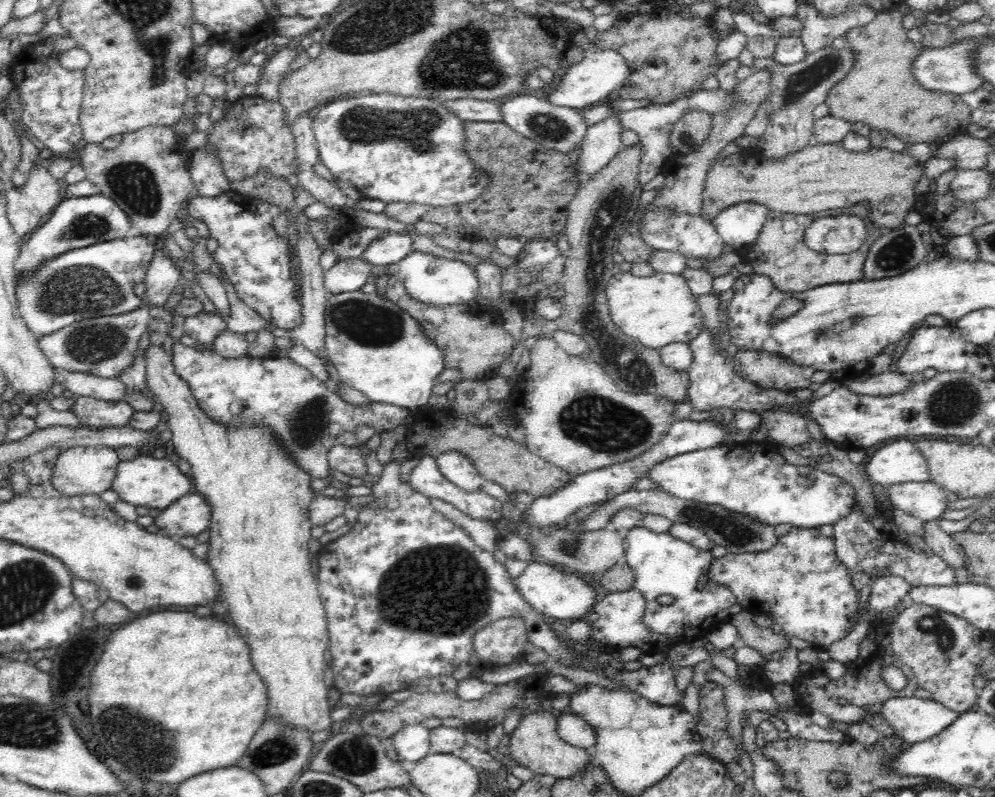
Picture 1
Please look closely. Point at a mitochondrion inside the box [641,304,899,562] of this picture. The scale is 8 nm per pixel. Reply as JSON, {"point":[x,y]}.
{"point":[738,532]}

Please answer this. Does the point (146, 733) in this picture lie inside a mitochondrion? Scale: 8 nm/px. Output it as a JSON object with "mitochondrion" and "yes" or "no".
{"mitochondrion":"yes"}

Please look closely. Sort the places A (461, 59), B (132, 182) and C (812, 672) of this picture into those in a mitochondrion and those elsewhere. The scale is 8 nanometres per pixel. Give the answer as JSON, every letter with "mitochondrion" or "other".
{"A":"mitochondrion","B":"mitochondrion","C":"other"}

